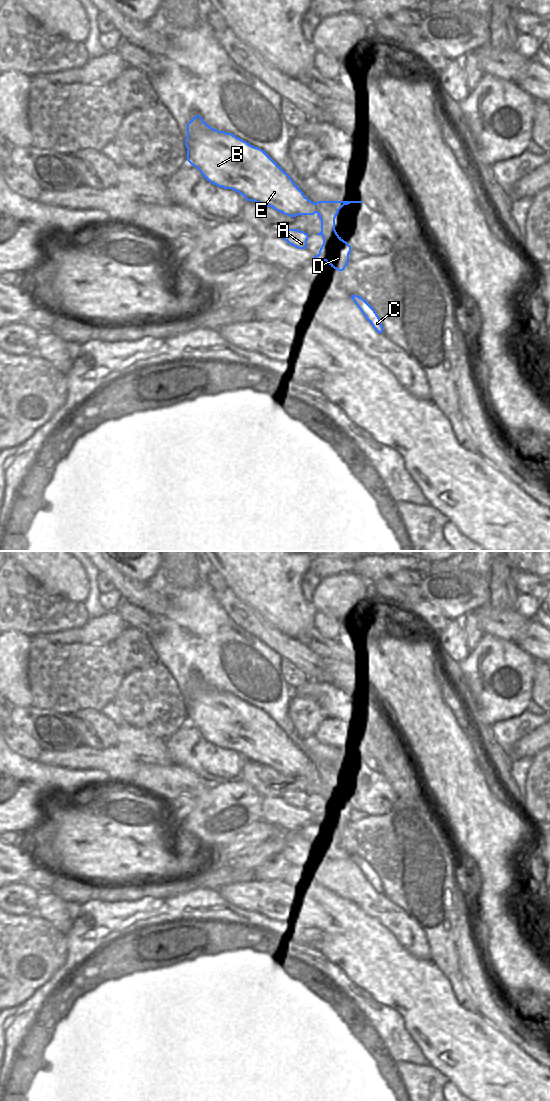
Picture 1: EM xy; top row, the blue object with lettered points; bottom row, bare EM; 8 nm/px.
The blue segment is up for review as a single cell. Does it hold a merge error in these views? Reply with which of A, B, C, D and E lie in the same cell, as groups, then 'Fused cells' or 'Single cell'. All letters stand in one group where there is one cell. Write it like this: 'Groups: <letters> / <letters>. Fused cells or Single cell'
Groups: A B C D E. Single cell.

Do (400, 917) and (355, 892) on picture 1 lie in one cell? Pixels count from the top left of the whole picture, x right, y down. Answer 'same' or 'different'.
different

